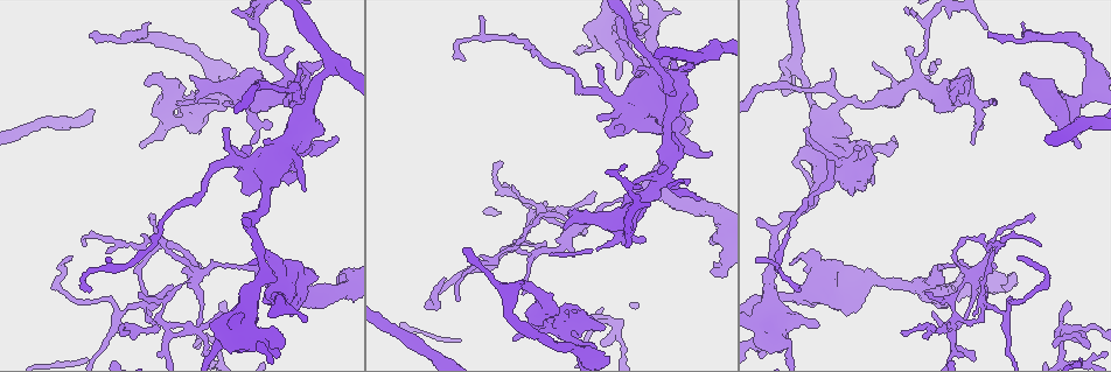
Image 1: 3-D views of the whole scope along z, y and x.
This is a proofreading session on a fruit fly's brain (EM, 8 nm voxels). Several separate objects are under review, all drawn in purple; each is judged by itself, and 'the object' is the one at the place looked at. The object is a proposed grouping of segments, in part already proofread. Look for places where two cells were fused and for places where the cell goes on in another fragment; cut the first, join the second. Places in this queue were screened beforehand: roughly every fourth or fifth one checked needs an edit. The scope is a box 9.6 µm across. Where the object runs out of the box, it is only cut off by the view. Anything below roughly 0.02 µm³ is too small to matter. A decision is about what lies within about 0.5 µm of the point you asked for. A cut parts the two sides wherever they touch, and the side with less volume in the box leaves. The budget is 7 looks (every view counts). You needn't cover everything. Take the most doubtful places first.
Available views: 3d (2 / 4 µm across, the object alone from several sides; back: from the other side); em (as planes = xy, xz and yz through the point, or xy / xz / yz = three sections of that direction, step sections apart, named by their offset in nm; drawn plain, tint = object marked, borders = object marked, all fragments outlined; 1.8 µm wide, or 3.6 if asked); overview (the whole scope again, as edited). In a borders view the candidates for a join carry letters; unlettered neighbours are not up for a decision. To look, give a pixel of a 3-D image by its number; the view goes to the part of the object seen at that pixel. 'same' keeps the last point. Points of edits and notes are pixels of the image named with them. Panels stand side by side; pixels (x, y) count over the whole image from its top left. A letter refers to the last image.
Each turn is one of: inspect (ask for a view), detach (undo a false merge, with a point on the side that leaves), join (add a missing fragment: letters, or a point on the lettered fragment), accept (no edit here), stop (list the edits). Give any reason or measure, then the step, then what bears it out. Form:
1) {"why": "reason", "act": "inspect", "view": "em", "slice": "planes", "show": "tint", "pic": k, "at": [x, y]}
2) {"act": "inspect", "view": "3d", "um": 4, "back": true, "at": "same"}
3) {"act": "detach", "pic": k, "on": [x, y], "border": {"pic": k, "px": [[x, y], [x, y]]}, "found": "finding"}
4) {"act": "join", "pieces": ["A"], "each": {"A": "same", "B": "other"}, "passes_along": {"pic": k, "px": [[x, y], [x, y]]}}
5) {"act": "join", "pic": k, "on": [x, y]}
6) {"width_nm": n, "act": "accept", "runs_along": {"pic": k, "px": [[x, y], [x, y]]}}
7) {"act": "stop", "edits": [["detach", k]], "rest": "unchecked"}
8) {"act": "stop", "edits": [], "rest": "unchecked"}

{"why": "tapers out", "act": "inspect", "view": "em", "slice": "planes", "show": "borders", "pic": 1, "at": [592, 330]}

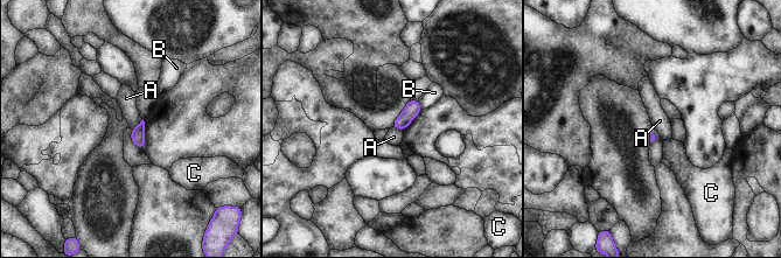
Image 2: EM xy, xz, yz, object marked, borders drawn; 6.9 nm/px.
{"act": "accept", "each": {"A": "other", "B": "other", "C": "other"}, "border": {"pic": 2, "px": [[143, 119], [131, 128]]}, "found": "none of them fits"}

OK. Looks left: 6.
{"why": "looks like a crossing", "act": "inspect", "view": "em", "um": 3.6, "slice": "planes", "show": "borders", "pic": 1, "at": [196, 274]}

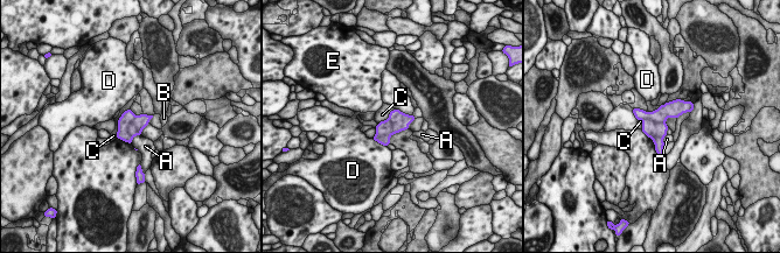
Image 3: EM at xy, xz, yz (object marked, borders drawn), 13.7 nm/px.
{"longest_contact_nm": ["C", 460], "act": "detach", "pic": 3, "on": [127, 116], "each": {"A": "other", "B": "other", "C": "other", "D": "other", "E": "other"}, "found": "two cells meet here"}

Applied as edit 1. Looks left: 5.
{"why": "free end", "act": "inspect", "view": "em", "slice": "planes", "show": "plain", "pic": 1, "at": [523, 281]}

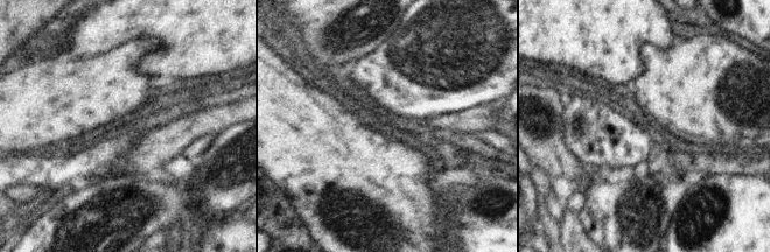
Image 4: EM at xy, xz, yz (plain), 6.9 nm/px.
{"act": "inspect", "view": "em", "slice": "planes", "show": "borders", "at": "same"}

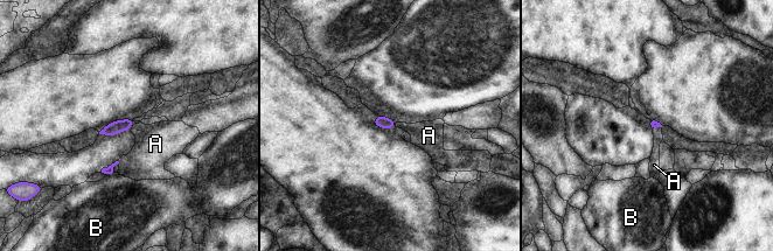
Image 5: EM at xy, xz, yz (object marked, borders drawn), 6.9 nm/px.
{"longest_contact_nm": ["A", 70], "act": "join", "pic": 5, "on": [654, 164], "each": {"A": "same", "B": "other"}, "found": "the cell continues"}

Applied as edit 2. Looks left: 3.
{"act": "stop", "edits": [["detach", 3], ["join", 5]], "rest": "unchecked"}

